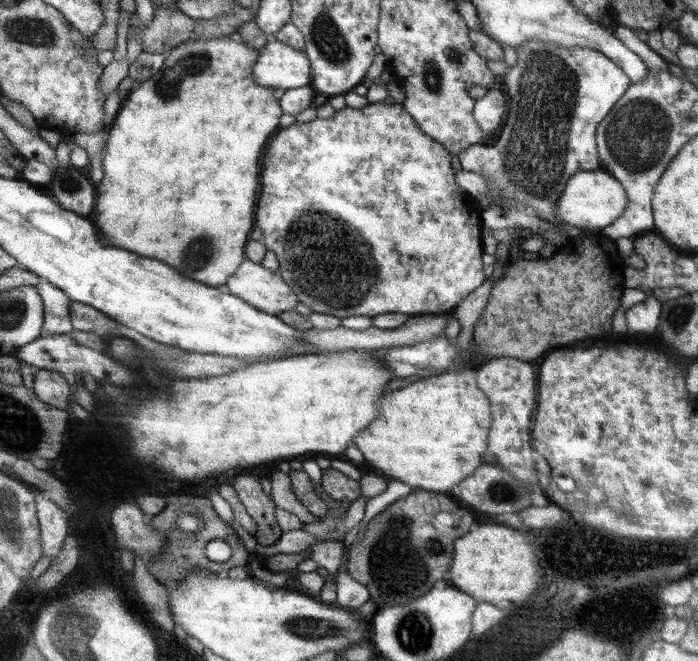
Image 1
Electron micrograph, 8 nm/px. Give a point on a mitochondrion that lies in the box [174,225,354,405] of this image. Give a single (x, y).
(198, 252)

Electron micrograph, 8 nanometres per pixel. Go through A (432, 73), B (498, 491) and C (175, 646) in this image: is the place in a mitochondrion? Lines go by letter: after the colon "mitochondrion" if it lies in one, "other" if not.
A: mitochondrion
B: mitochondrion
C: other

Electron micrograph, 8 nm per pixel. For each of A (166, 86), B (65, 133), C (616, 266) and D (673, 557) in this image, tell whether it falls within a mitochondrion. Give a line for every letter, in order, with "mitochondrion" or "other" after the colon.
A: mitochondrion
B: other
C: other
D: other

